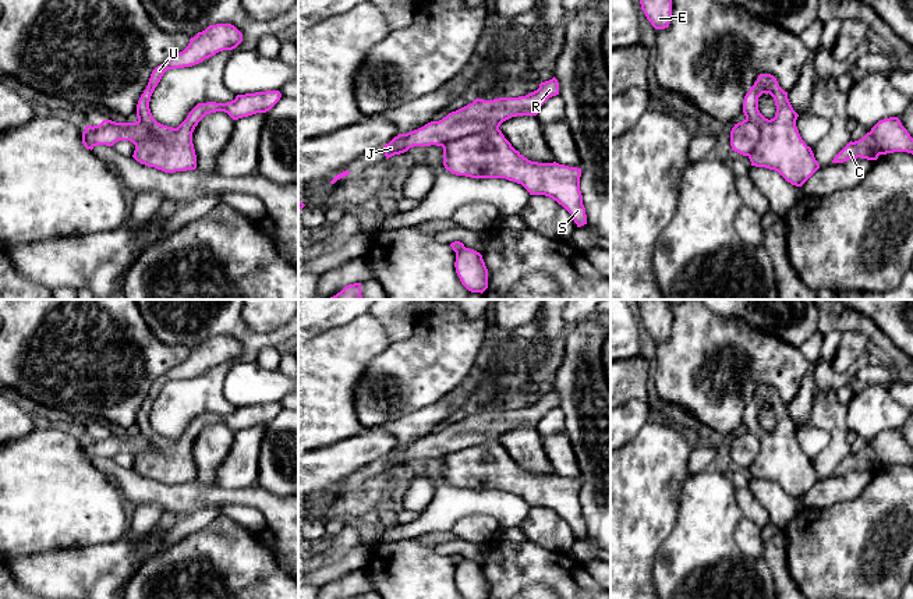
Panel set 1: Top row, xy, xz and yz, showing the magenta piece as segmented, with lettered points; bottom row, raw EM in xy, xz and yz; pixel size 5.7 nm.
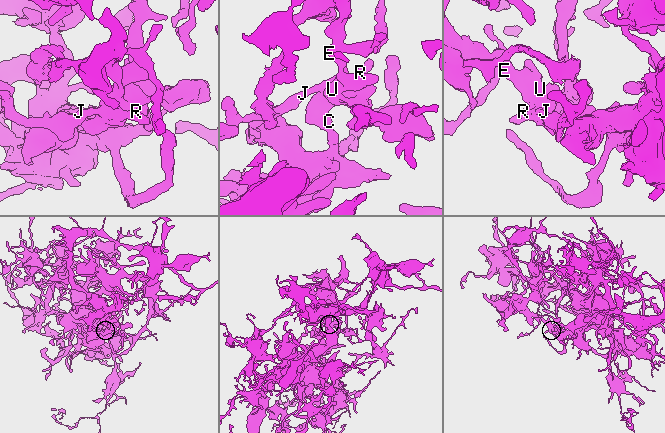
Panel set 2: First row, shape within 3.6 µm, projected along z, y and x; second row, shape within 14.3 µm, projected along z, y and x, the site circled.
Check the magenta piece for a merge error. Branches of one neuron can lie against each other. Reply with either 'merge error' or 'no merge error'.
merge error

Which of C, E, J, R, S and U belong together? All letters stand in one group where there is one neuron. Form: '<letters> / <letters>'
C E S U / J R

